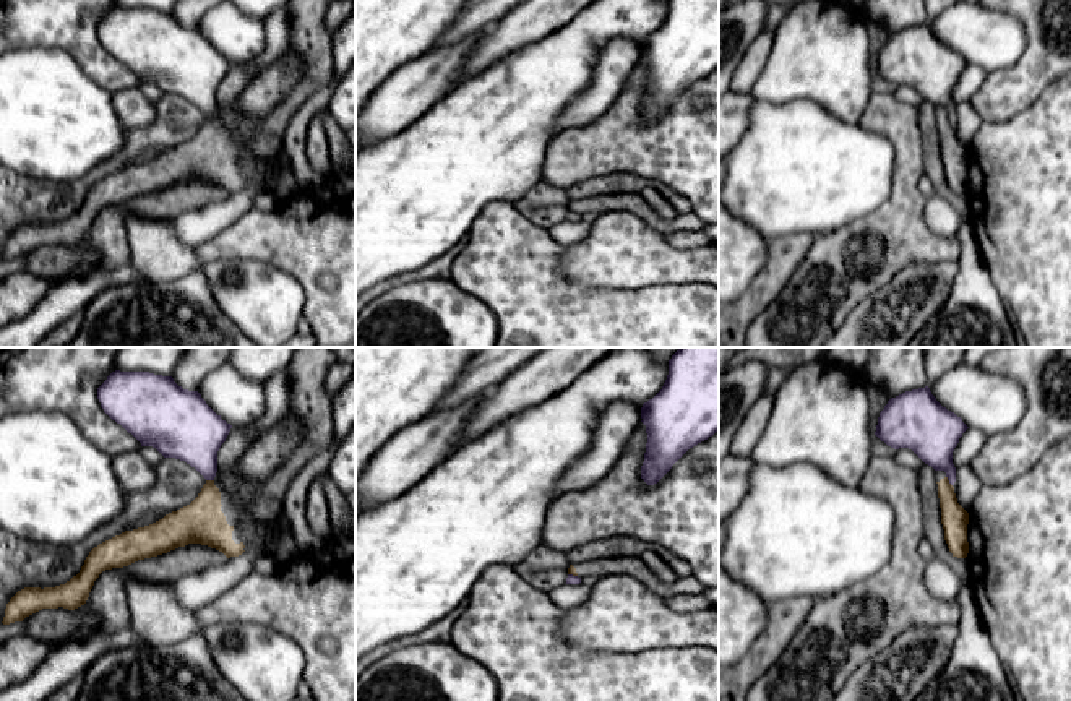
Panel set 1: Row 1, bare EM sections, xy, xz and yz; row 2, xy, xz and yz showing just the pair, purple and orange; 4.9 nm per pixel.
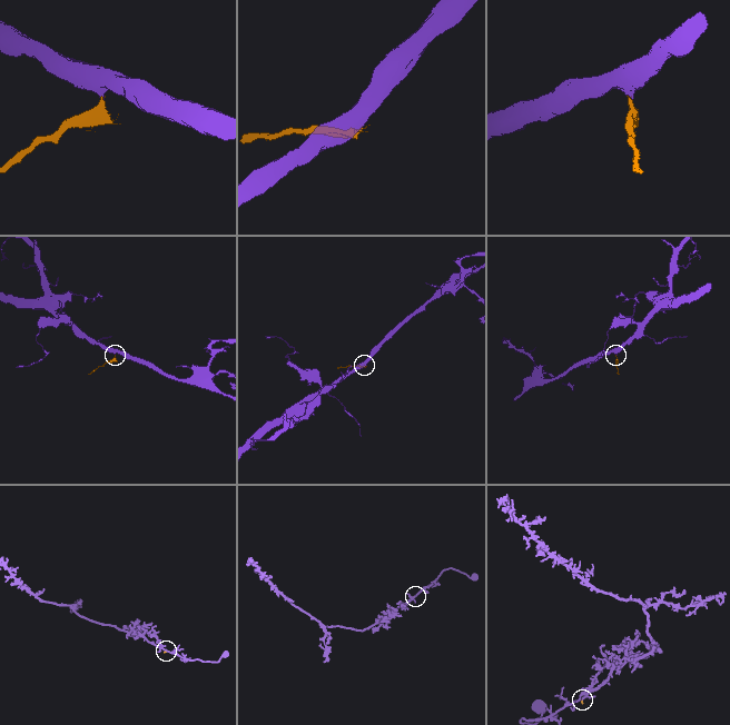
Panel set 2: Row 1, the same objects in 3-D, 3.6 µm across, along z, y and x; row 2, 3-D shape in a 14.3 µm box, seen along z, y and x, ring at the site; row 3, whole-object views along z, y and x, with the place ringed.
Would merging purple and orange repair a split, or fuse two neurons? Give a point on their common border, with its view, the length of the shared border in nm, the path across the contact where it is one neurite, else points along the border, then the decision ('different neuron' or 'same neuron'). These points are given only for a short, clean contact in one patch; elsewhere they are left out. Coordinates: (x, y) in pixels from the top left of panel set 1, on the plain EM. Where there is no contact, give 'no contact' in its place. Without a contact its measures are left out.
meets purple in yz at (948, 116); contact 60 nm long; border along yz (946, 112), (951, 122); different neuron

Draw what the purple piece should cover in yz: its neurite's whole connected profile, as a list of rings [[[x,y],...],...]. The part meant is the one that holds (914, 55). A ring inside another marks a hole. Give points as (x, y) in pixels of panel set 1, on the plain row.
[[[925,23],[891,34],[880,49],[875,71],[894,86],[912,86],[935,107],[944,107],[954,122],[953,88],[967,65],[962,55],[943,44]]]

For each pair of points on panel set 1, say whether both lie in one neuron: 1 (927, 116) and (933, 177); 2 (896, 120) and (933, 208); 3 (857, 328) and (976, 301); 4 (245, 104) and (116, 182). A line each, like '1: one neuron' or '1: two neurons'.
1: one neuron
2: two neurons
3: two neurons
4: two neurons

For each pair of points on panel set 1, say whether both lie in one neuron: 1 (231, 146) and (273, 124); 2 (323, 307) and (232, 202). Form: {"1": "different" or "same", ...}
{"1": "same", "2": "different"}

